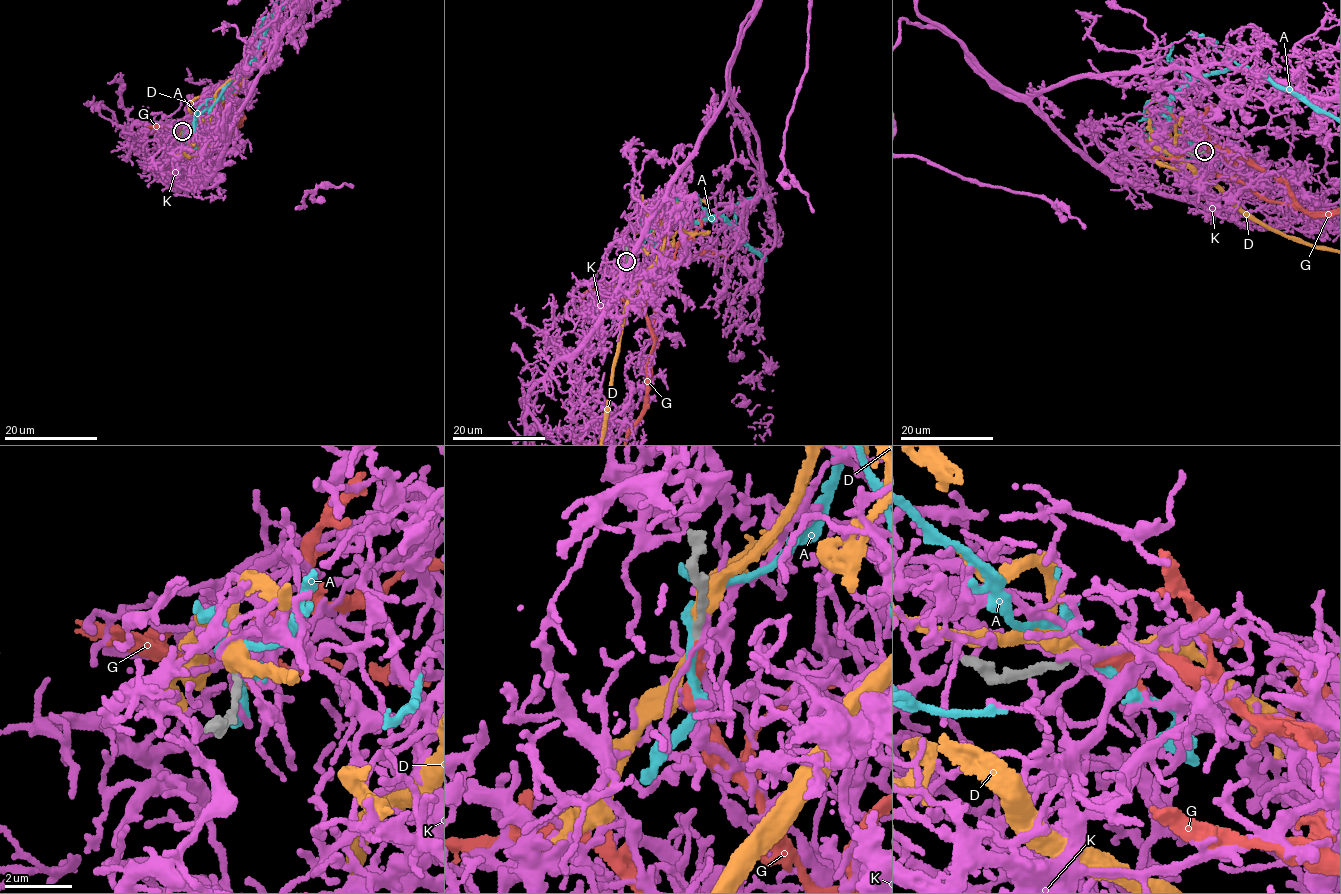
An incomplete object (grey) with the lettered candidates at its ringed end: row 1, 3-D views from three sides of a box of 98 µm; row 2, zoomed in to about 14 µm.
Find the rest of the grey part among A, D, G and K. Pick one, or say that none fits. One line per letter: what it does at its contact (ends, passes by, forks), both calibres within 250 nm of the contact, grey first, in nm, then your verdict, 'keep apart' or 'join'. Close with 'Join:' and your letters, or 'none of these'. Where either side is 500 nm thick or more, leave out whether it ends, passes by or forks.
A: it passes by; 240 nm thick on the grey side, 280 nm on the other; keep apart
D: it passes by; 240 nm thick on the grey side, 340 nm on the other; keep apart
G: it ends there; 200 nm thick on the grey side, 260 nm on the other; join
K: it forks there; 240 nm thick on the grey side, 320 nm on the other; keep apart
Join: G

